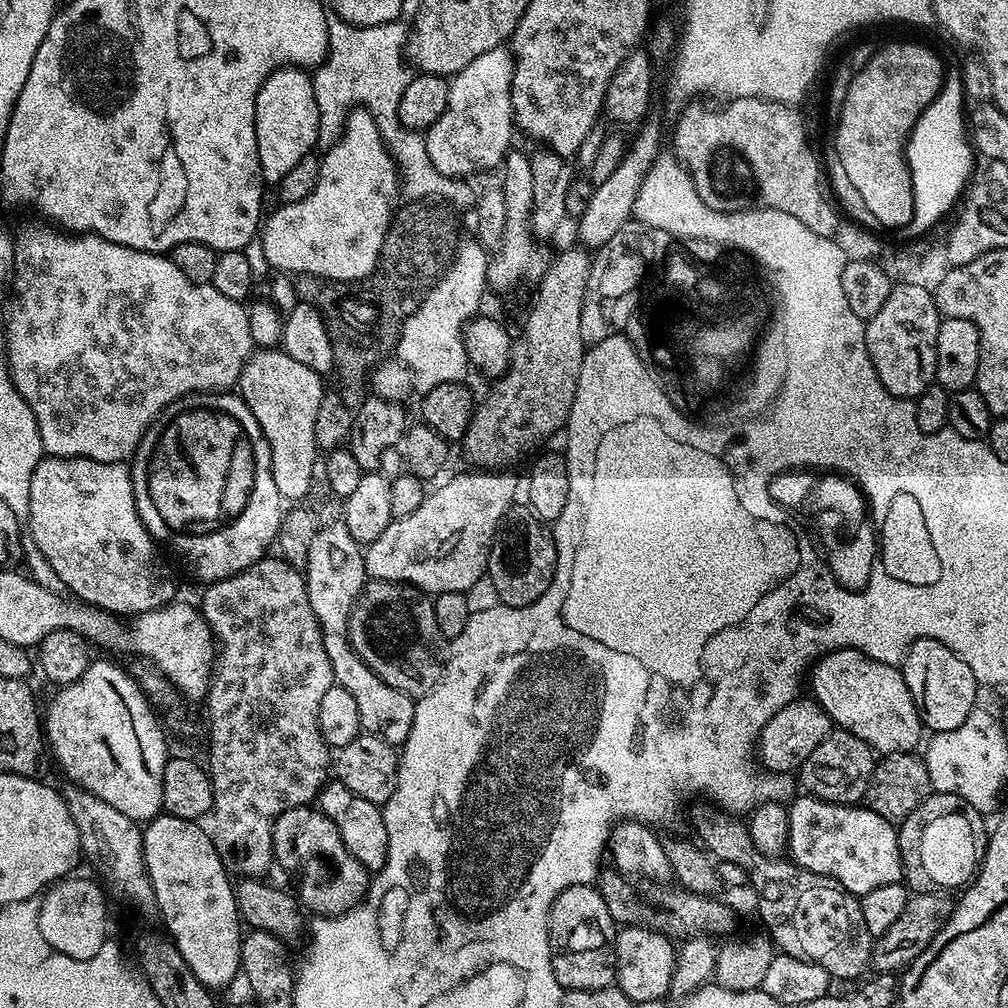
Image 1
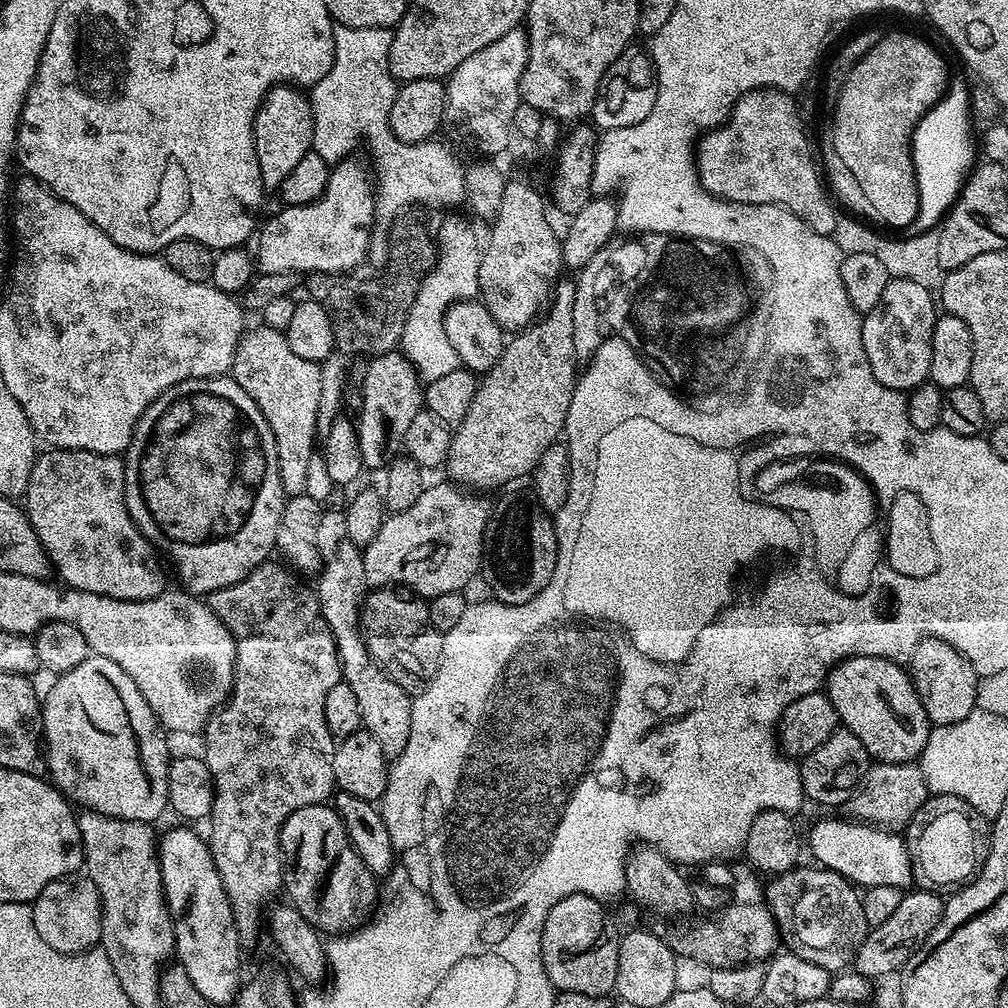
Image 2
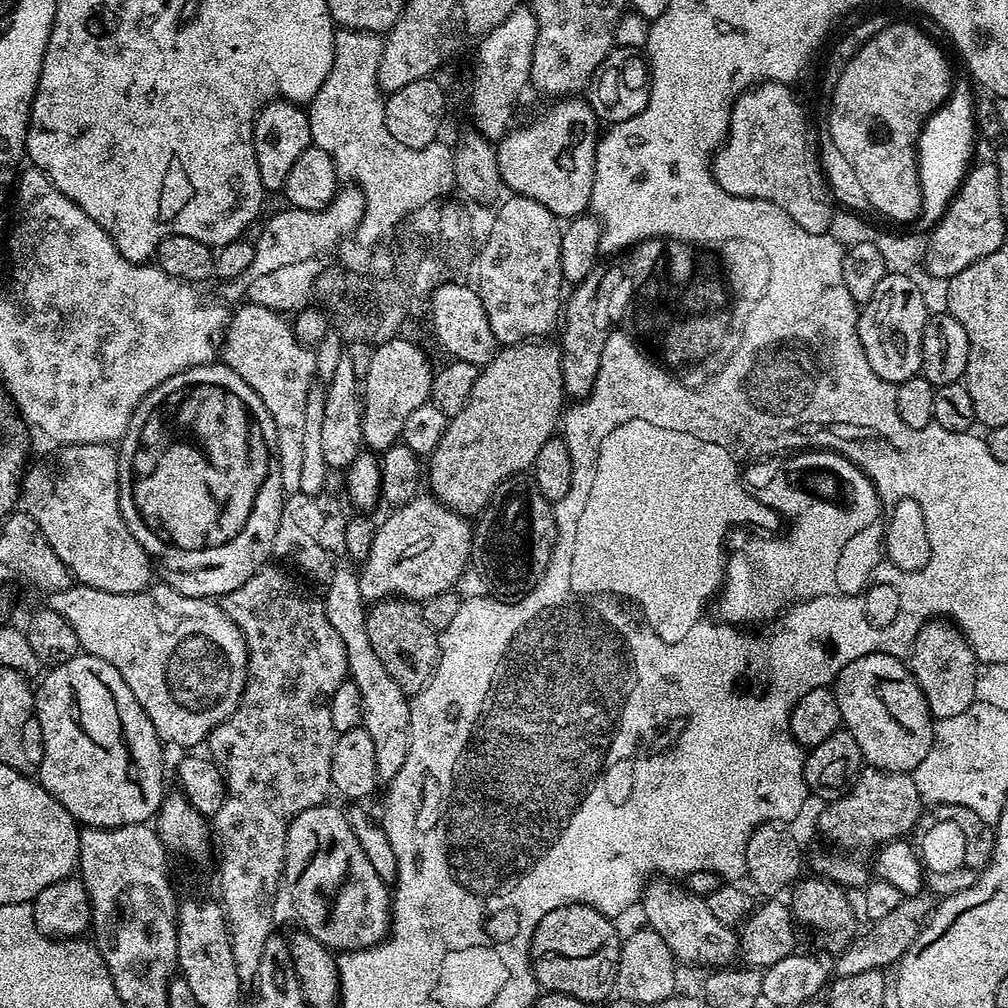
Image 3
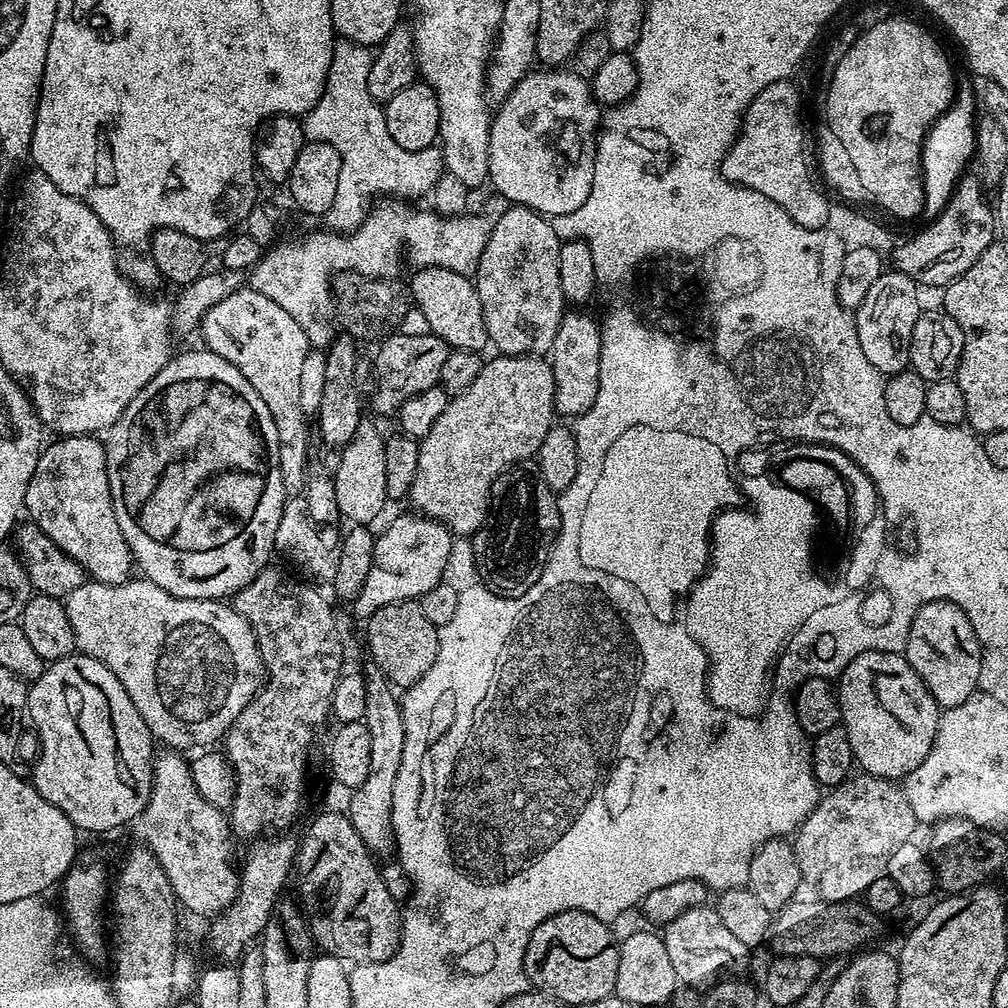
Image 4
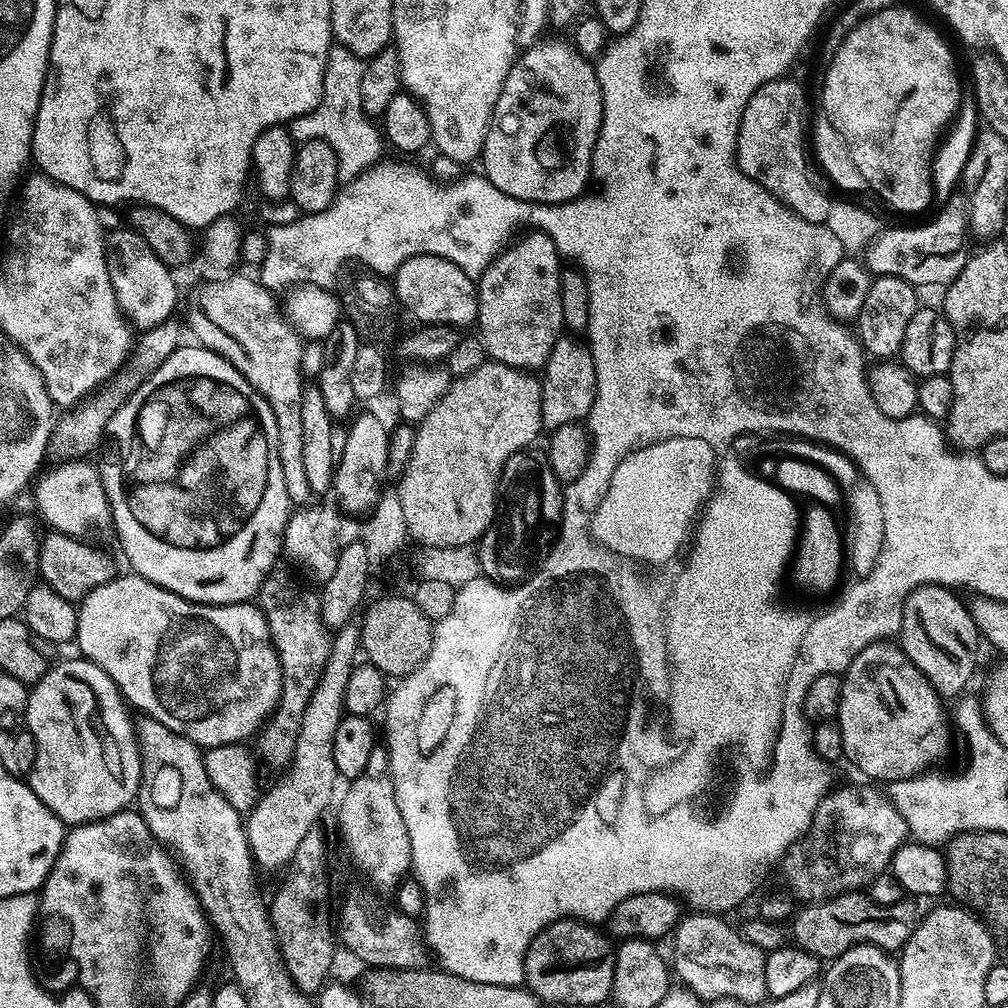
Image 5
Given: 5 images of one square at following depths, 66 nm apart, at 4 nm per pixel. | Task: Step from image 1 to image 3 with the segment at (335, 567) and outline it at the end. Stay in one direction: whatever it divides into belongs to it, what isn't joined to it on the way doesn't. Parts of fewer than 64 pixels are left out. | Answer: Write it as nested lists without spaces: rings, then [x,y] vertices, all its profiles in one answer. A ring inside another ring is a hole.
[[[337,567],[332,575],[326,581],[328,589],[322,592],[322,599],[324,601],[324,609],[326,610],[326,618],[330,618],[330,626],[334,626],[334,630],[338,630],[338,634],[342,638],[342,646],[346,646],[346,662],[348,663],[348,675],[354,682],[354,686],[358,686],[358,690],[362,690],[362,714],[364,715],[364,722],[362,727],[366,730],[366,734],[370,734],[370,739],[374,741],[374,758],[378,761],[378,781],[390,782],[398,774],[398,770],[402,770],[402,762],[406,762],[406,754],[410,754],[410,710],[412,705],[410,703],[409,693],[402,690],[402,686],[398,686],[398,682],[394,682],[394,678],[390,678],[386,666],[382,666],[382,661],[378,659],[378,654],[374,654],[374,646],[370,646],[370,634],[366,634],[366,603],[359,589],[359,578],[355,571],[351,572],[348,568]]]

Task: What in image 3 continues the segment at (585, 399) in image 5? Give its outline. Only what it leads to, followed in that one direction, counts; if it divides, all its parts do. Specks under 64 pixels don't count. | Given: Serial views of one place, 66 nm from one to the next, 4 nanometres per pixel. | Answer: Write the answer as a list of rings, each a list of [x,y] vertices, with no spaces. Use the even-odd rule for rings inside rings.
[[[655,239],[642,240],[639,244],[632,245],[630,255],[636,259],[636,266],[628,267],[626,261],[620,260],[624,258],[613,259],[616,260],[613,264],[608,264],[605,268],[604,265],[597,266],[583,282],[571,289],[572,293],[569,296],[567,293],[562,304],[562,327],[559,329],[561,332],[560,337],[558,337],[560,353],[562,354],[562,380],[565,397],[572,399],[573,396],[573,401],[579,402],[586,399],[594,390],[594,382],[598,378],[598,366],[602,366],[602,350],[606,346],[608,335],[611,334],[614,325],[620,320],[619,316],[627,310],[632,296],[637,295],[638,290],[632,285],[632,277],[638,278],[638,274],[643,274],[649,269],[649,265],[652,265],[652,257],[660,252],[660,243],[659,239]]]

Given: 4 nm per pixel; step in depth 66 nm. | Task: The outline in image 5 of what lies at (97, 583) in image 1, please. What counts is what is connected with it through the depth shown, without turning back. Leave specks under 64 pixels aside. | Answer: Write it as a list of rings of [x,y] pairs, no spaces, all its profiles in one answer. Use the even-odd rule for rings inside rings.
[[[66,458],[57,461],[48,470],[43,469],[32,491],[34,504],[41,518],[51,531],[64,533],[76,539],[86,538],[90,532],[111,527],[112,512],[106,498],[105,487],[102,486],[99,469],[84,458]]]

